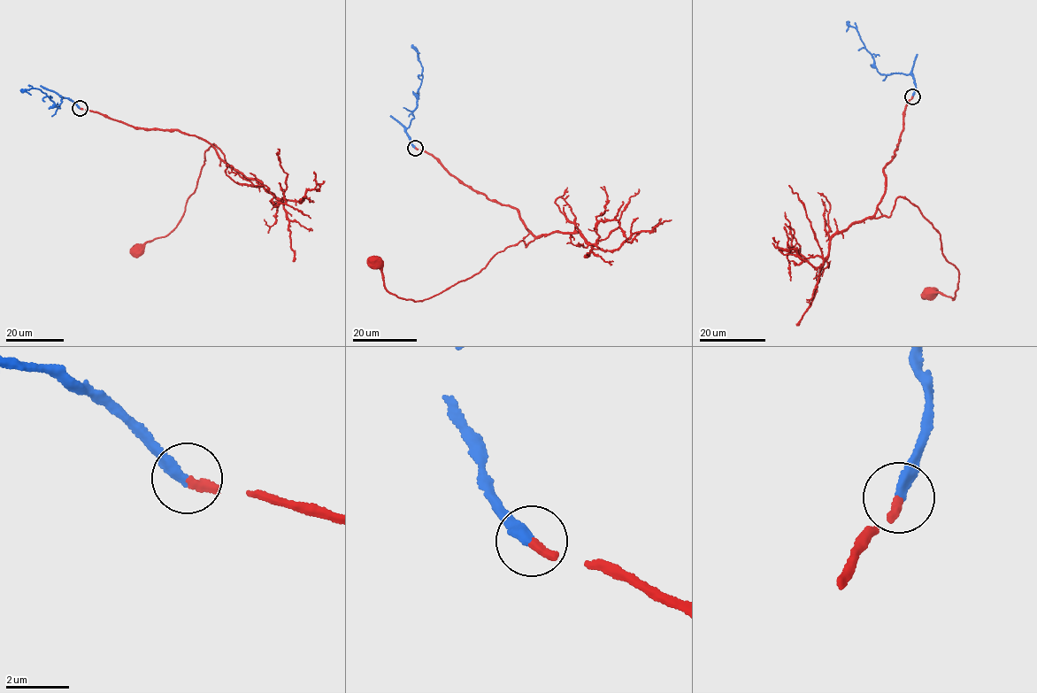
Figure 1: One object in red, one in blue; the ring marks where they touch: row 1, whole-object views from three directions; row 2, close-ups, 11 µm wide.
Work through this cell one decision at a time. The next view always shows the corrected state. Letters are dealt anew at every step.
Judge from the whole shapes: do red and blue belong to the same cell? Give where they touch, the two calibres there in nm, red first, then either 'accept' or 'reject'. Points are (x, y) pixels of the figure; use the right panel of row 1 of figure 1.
at (912, 96); 280 nm thick on the red side, 340 nm on the other; accept

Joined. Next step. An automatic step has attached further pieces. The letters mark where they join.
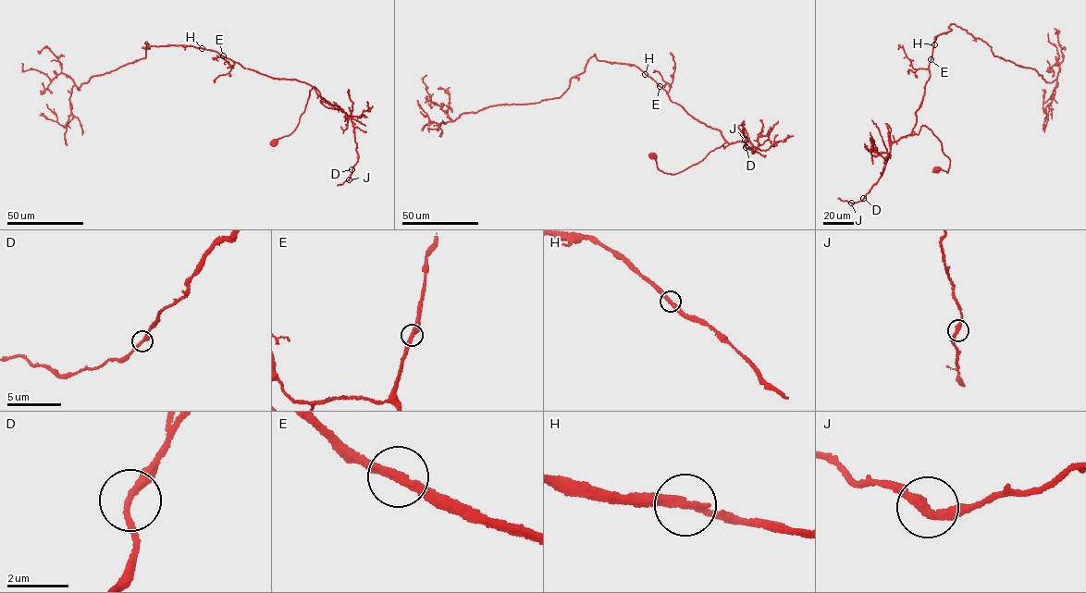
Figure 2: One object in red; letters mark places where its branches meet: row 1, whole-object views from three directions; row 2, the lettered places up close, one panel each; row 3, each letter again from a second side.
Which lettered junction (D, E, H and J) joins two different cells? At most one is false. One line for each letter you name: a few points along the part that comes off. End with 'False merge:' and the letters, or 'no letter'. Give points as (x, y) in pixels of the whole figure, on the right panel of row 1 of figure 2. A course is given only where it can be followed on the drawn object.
False merge: no letter

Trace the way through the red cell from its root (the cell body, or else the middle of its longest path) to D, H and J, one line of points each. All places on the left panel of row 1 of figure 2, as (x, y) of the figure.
D: (274, 142), (294, 130), (310, 91), (314, 87), (322, 98), (351, 117), (358, 156), (351, 169)
H: (274, 142), (294, 130), (310, 91), (314, 87), (319, 92), (322, 98), (303, 82), (273, 78), (202, 48)
J: (274, 142), (294, 130), (310, 91), (314, 87), (322, 98), (351, 117), (358, 156), (349, 180)

